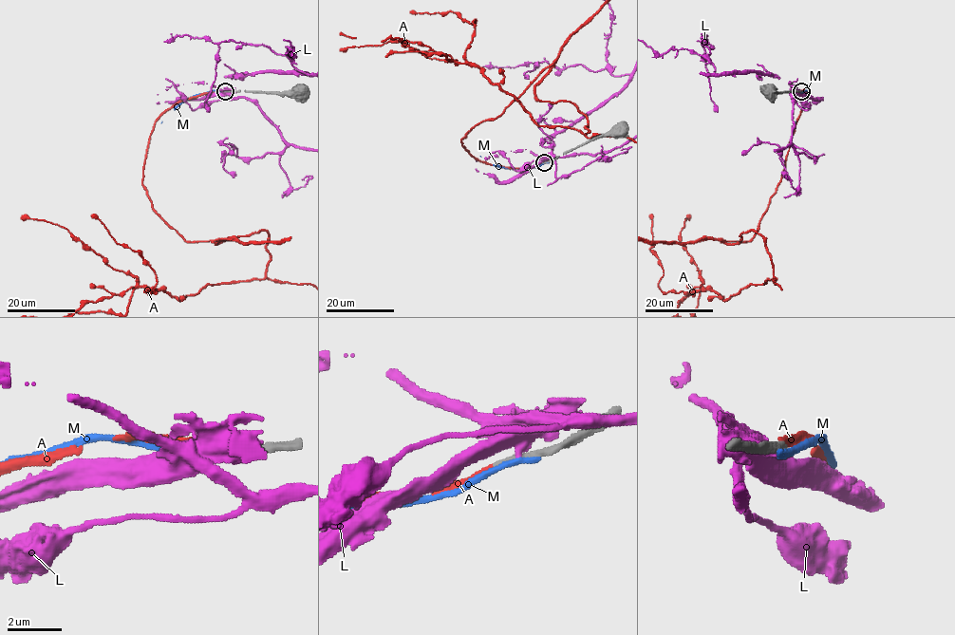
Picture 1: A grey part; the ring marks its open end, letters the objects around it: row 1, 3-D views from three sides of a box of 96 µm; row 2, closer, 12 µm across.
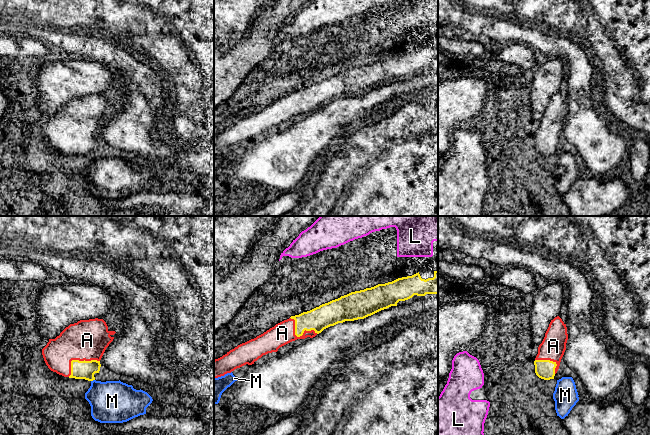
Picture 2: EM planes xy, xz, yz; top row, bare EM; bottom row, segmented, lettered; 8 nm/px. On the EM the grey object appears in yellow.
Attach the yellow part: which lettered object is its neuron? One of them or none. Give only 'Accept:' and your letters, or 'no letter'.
Accept: A

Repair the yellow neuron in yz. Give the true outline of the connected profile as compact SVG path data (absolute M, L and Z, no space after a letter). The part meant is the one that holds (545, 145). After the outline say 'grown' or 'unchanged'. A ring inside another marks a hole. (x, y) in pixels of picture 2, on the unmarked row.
M557 92L551 96L545 113L538 123L534 141L535 149L539 154L554 155L566 126L567 116L566 100Z; grown

